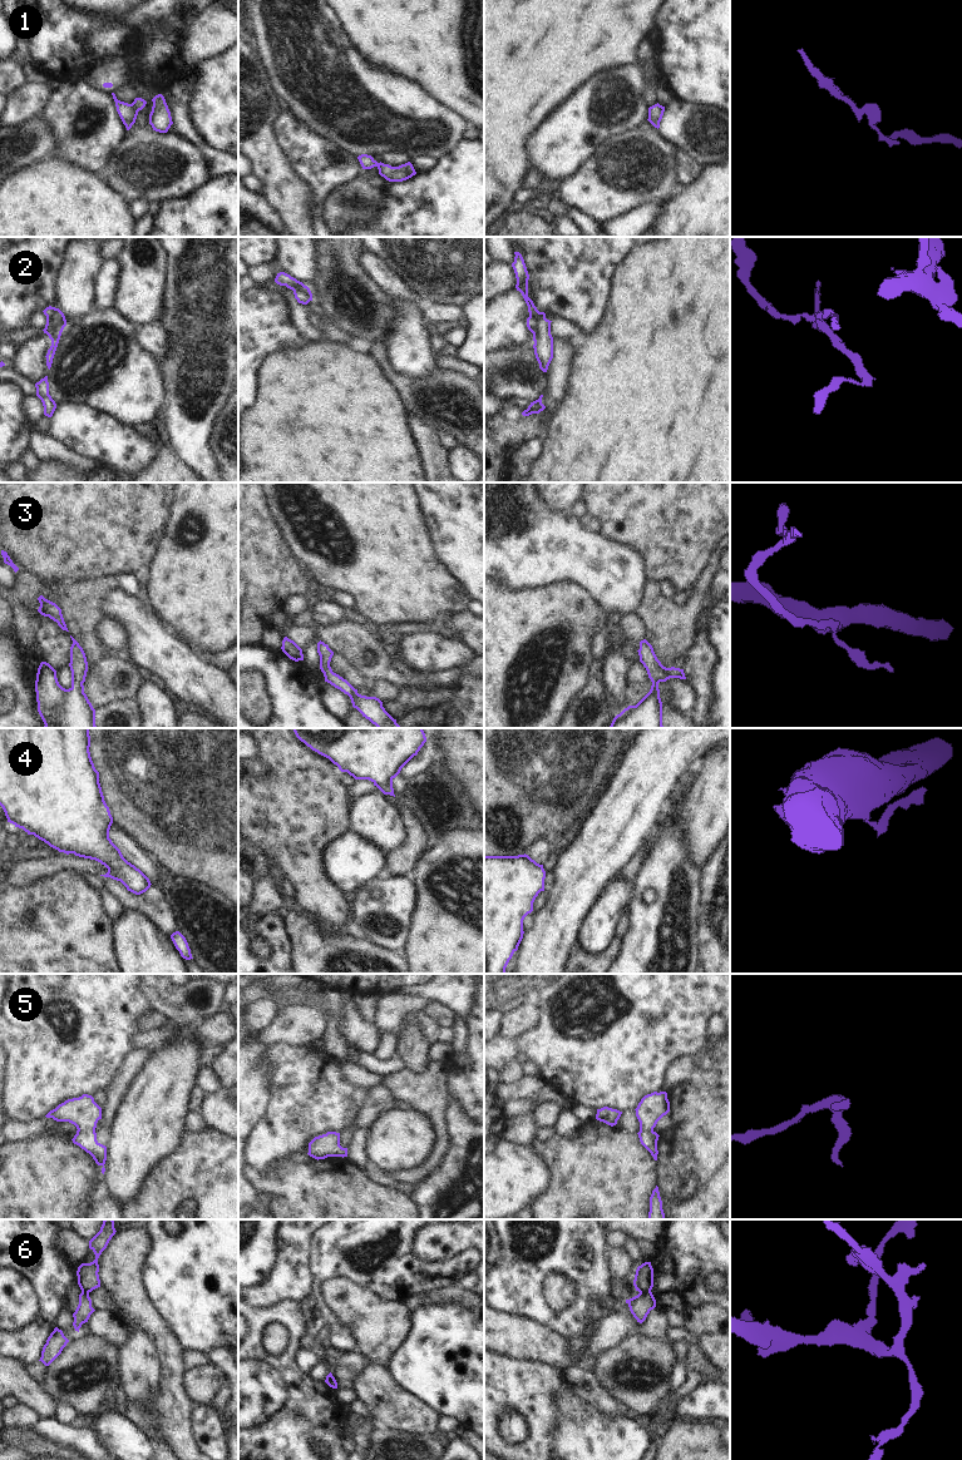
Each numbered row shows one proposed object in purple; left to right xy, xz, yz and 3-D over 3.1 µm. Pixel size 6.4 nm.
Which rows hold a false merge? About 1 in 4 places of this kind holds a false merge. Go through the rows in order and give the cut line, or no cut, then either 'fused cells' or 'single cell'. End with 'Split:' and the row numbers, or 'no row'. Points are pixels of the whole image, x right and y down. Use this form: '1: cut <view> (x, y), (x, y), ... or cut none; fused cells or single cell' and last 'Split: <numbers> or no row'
1: cut xy (131, 104), (137, 113); fused cells
2: cut yz (536, 315), (537, 327), (532, 332); fused cells
3: cut none; single cell
4: cut none; single cell
5: cut none; single cell
6: cut yz (650, 1291), (640, 1293); fused cells
Split: 1, 2, 6

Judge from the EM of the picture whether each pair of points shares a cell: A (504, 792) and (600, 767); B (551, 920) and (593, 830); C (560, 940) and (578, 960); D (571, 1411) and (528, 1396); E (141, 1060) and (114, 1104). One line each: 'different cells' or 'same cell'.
A: same cell
B: same cell
C: different cells
D: different cells
E: same cell

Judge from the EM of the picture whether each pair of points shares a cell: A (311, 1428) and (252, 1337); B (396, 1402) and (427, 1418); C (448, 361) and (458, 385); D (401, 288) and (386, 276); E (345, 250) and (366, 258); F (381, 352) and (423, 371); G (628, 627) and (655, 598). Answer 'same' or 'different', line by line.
A: same
B: same
C: different
D: same
E: different
F: different
G: different

